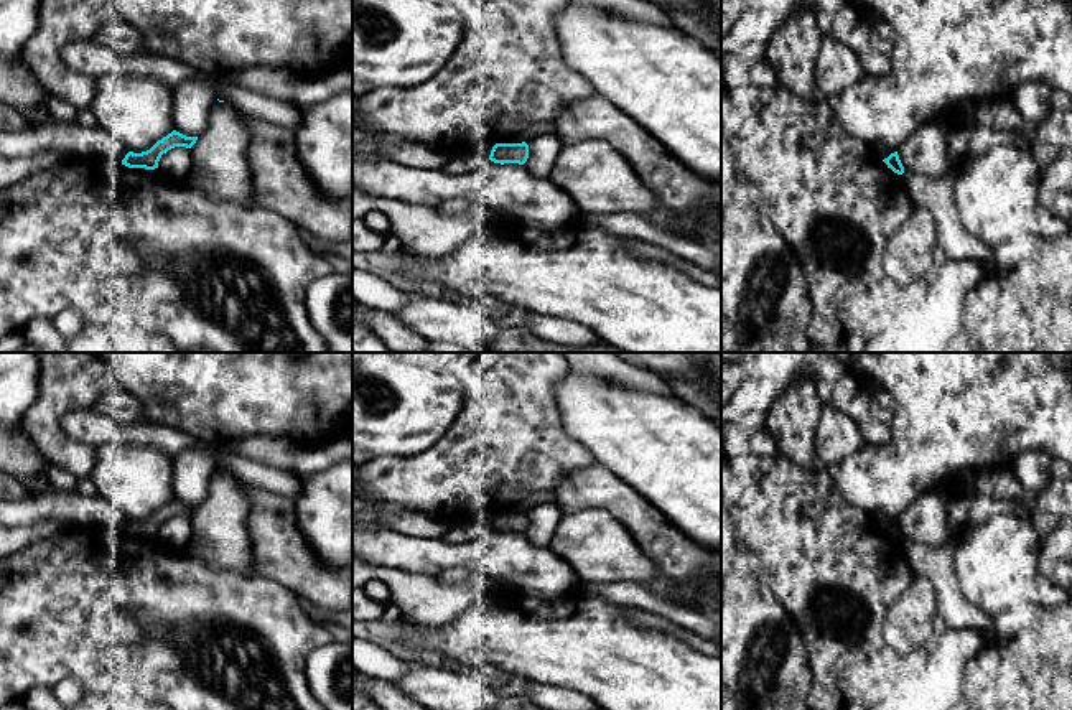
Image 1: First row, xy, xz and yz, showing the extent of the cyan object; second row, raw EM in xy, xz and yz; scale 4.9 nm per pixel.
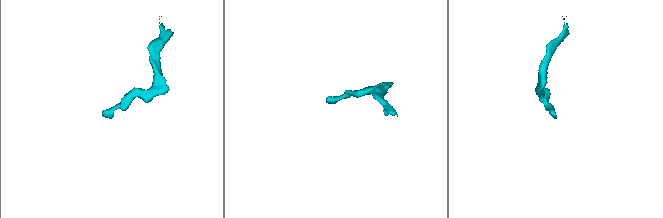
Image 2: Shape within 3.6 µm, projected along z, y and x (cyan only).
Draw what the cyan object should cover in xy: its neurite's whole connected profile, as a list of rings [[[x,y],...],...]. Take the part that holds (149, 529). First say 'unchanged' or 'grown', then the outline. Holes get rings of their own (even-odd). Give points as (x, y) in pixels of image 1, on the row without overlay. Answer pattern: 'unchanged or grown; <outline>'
unchanged; [[[176,499],[158,509],[150,519],[142,522],[128,521],[122,529],[122,534],[128,537],[145,537],[155,539],[158,537],[158,530],[163,522],[175,516],[186,516],[191,517],[196,512],[198,506],[186,506]]]

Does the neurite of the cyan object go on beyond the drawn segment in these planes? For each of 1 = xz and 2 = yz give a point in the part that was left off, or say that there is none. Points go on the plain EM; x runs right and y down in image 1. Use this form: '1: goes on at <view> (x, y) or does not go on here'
1: does not go on here
2: does not go on here

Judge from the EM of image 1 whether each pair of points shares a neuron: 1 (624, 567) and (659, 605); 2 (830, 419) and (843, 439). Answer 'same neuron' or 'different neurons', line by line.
1: different neurons
2: same neuron

